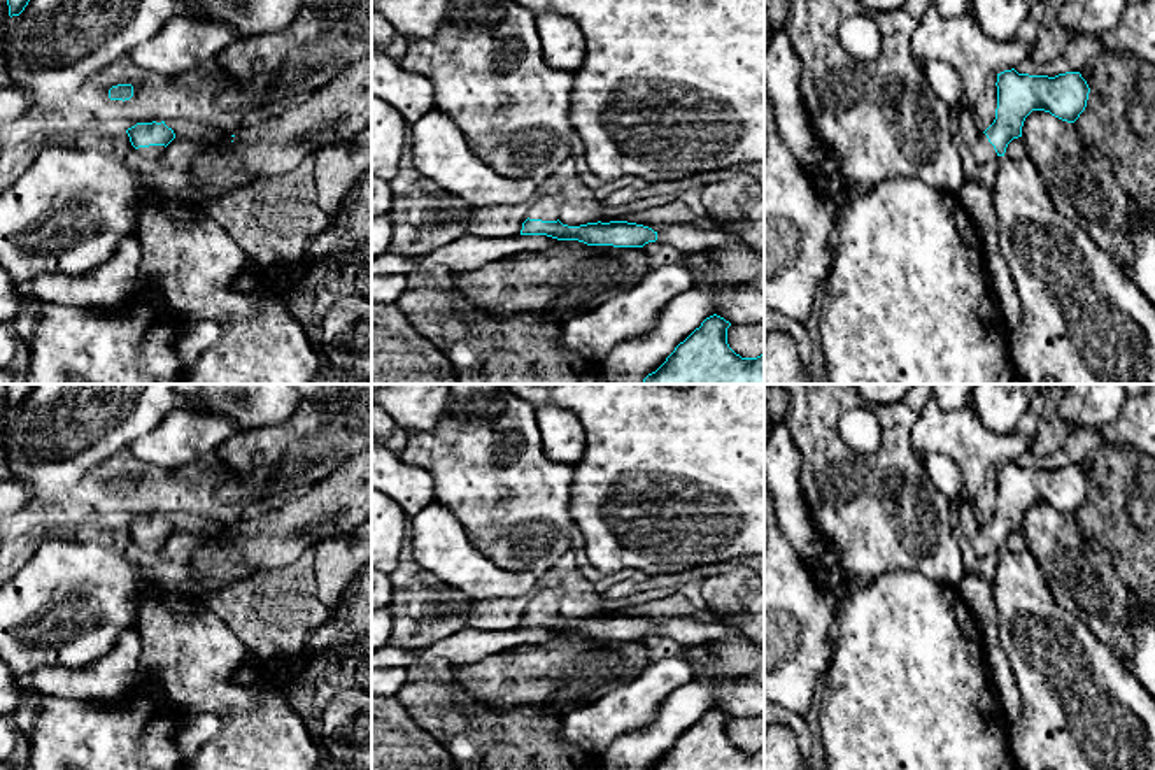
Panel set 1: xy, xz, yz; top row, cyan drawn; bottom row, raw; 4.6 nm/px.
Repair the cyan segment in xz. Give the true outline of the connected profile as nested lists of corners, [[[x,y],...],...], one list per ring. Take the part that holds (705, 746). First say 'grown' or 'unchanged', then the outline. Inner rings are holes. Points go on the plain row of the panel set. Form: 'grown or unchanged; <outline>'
unchanged; [[[713,707],[647,770],[764,770],[764,747],[741,751],[727,737],[729,714]]]

